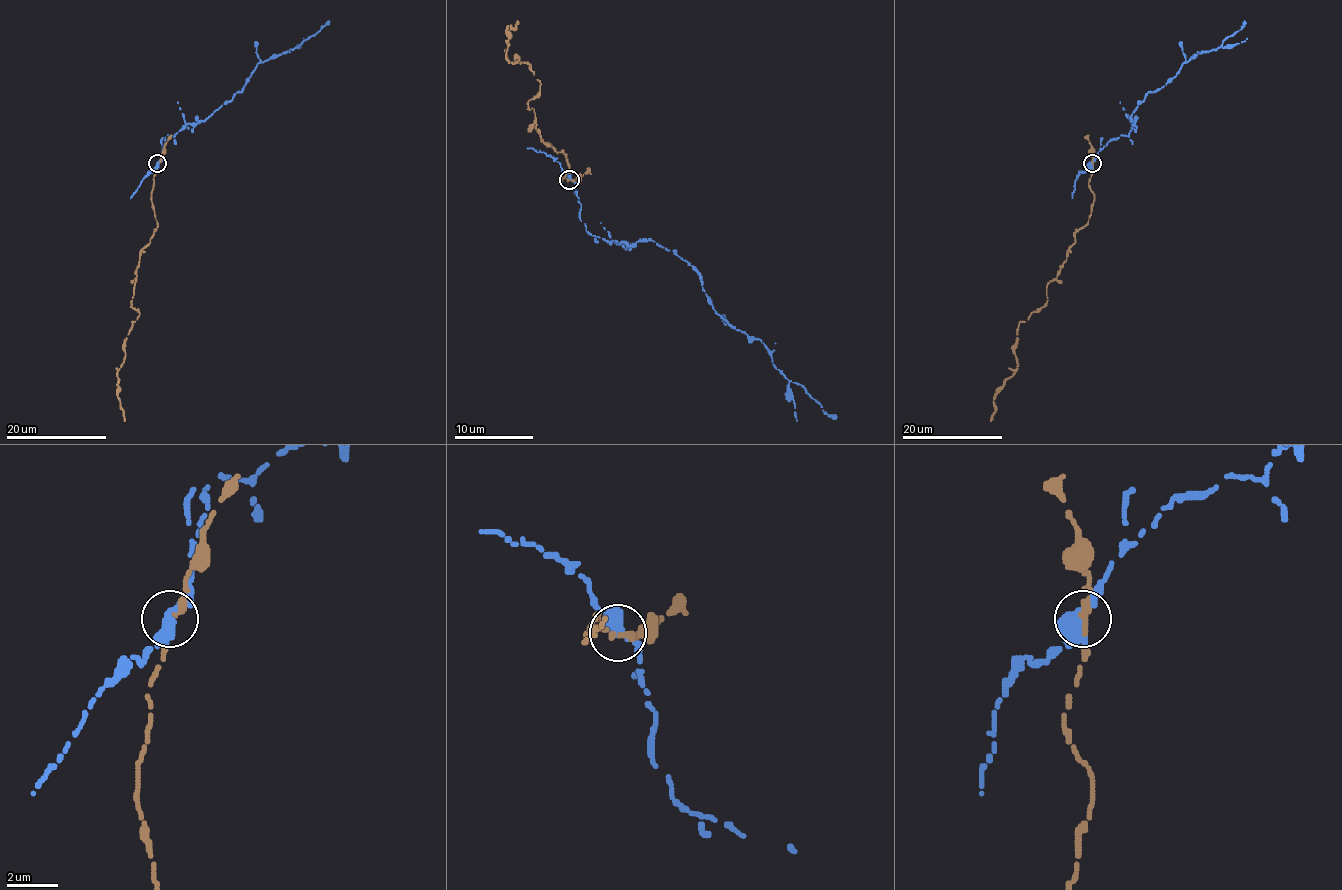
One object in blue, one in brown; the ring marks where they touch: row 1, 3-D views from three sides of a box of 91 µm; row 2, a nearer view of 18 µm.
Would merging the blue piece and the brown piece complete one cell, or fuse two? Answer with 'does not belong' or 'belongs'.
does not belong

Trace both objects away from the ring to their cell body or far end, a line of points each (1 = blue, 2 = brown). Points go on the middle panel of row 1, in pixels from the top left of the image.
1: (569, 179), (586, 230), (674, 251), (700, 275), (708, 302), (837, 416)
2: (571, 179), (559, 183), (563, 153), (527, 108), (541, 85), (506, 59), (518, 20)

